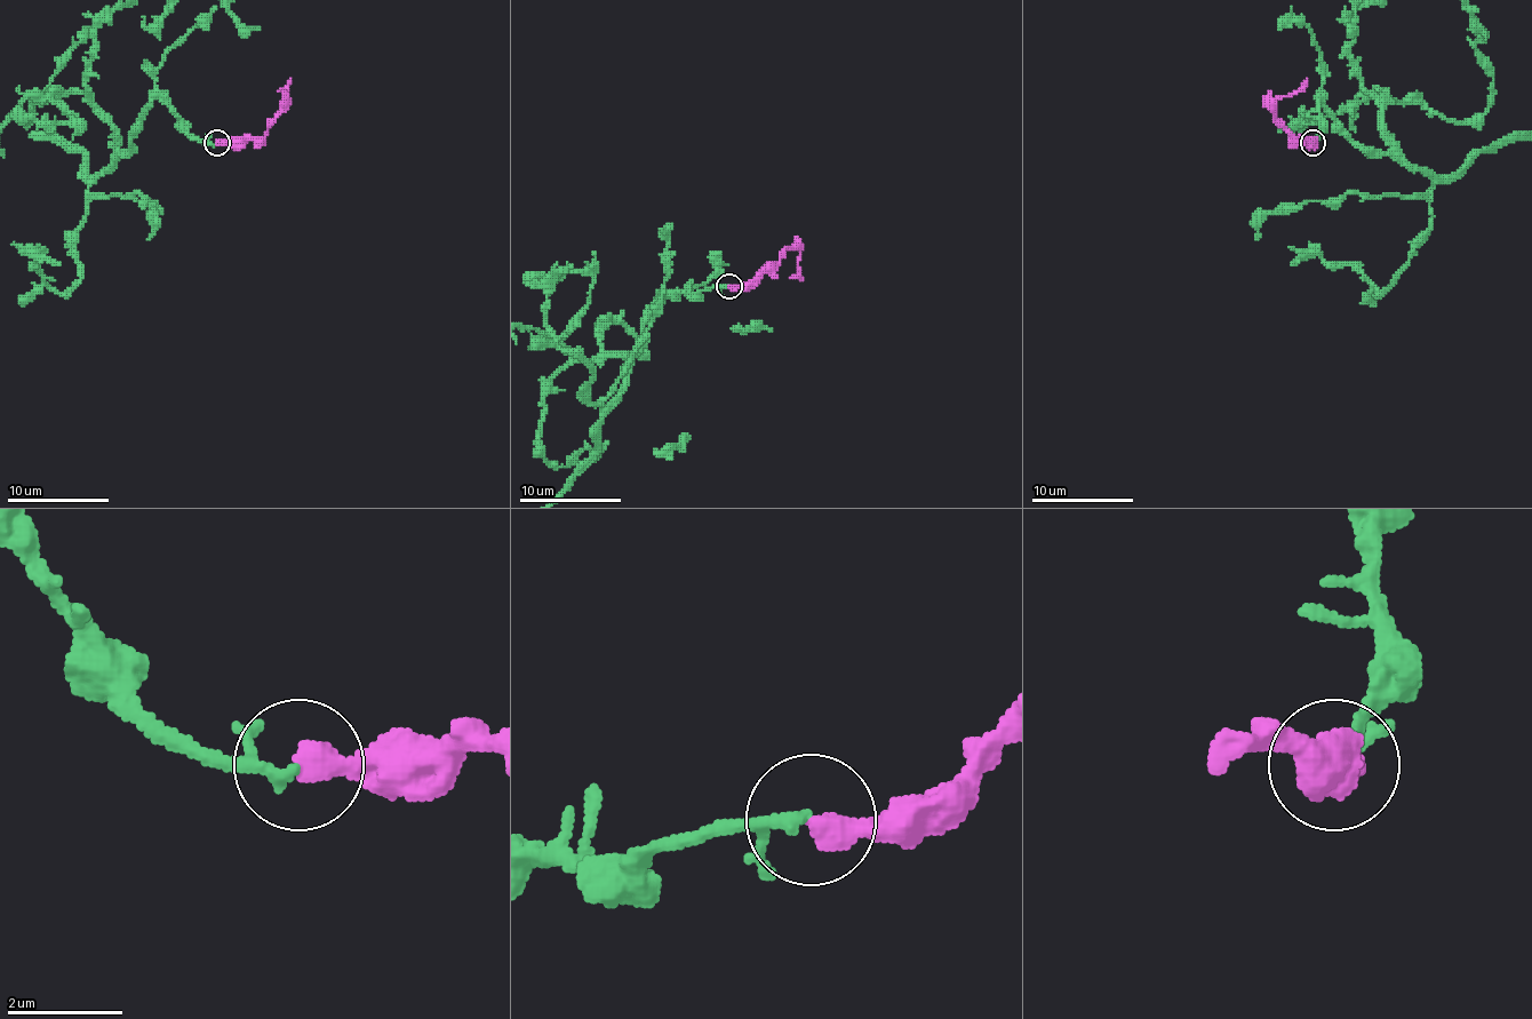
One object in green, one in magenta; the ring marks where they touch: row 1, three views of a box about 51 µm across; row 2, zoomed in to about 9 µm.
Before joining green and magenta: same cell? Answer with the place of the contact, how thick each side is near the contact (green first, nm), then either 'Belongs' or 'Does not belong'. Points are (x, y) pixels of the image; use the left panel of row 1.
Place: (216, 143). Thickness 150 nm (green) against 480 nm. Belongs

